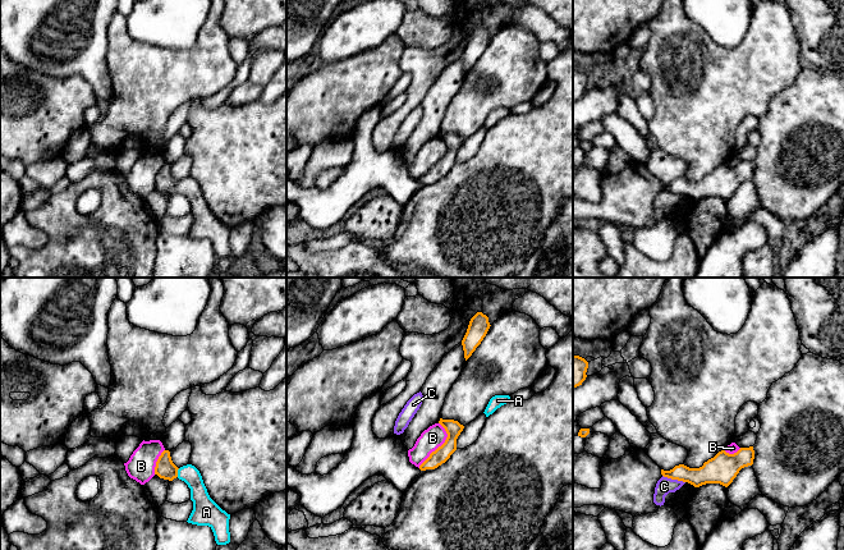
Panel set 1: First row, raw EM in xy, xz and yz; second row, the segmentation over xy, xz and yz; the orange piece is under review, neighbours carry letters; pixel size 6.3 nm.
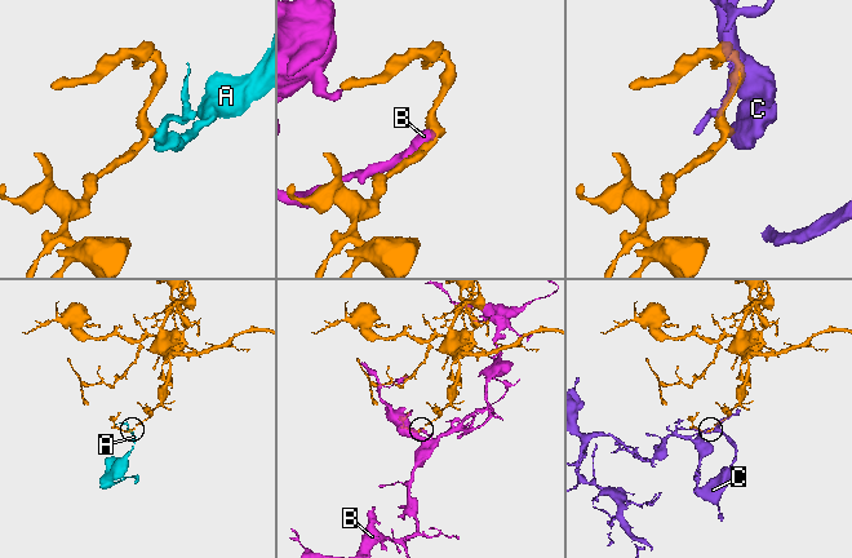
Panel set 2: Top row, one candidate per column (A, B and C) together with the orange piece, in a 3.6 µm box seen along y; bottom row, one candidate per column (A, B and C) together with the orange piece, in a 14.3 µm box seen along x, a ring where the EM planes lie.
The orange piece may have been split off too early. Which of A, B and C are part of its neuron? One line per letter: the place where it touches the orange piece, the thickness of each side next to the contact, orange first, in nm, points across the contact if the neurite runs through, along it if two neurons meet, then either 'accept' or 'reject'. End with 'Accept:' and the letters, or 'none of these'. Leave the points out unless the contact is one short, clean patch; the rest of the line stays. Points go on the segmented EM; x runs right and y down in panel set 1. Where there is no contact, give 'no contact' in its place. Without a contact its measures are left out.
A: meets orange in xy at (177, 472); 120 nm thick on the orange side, 120 nm on the other; runs through xy (165, 468), (177, 472), (197, 487), (202, 503); accept
B: meets orange in xz at (441, 445); 100 nm thick on the orange side, 140 nm on the other; border along xz (439, 422), (446, 434), (446, 439), (418, 467); reject
C: meets orange in yz at (674, 479); 150 nm thick on the orange side, 100 nm on the other; border along yz (663, 475), (684, 482); reject
Accept: A

